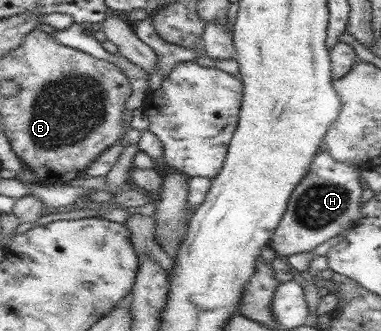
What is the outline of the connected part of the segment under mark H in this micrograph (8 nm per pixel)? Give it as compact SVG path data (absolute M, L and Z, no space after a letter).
M323 146L314 157L312 164L306 176L296 186L296 189L290 195L288 200L288 209L283 214L282 221L279 223L278 229L271 237L270 246L276 251L276 256L280 258L288 258L292 254L301 254L315 251L317 246L331 238L349 230L359 218L359 212L362 206L363 189L360 184L362 178L360 176L360 168L348 162L336 162L330 152Z

